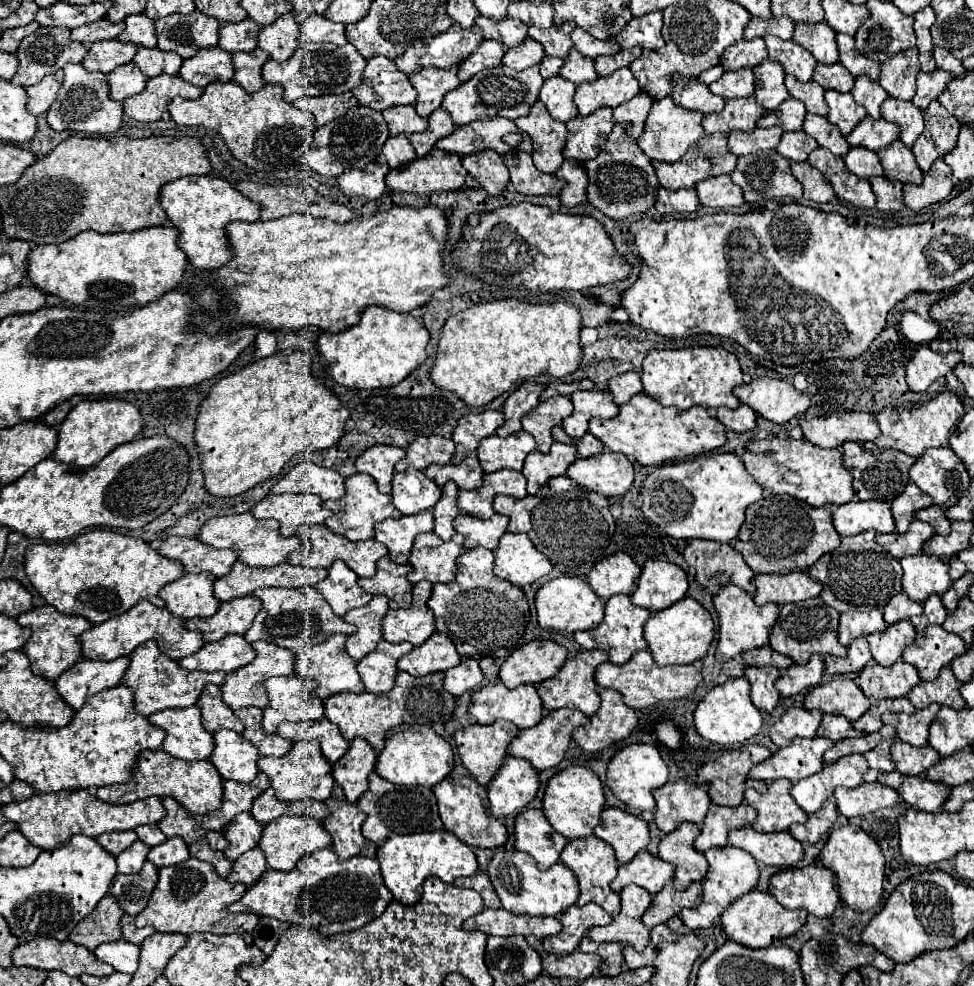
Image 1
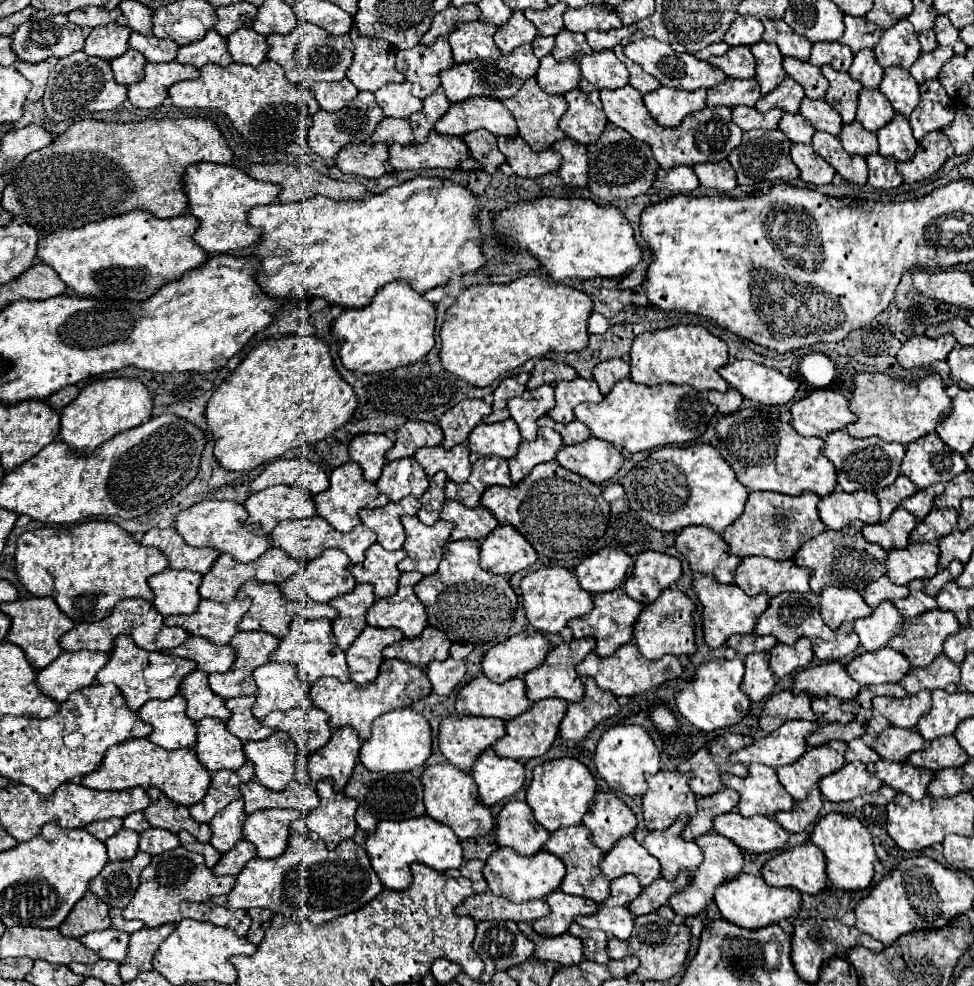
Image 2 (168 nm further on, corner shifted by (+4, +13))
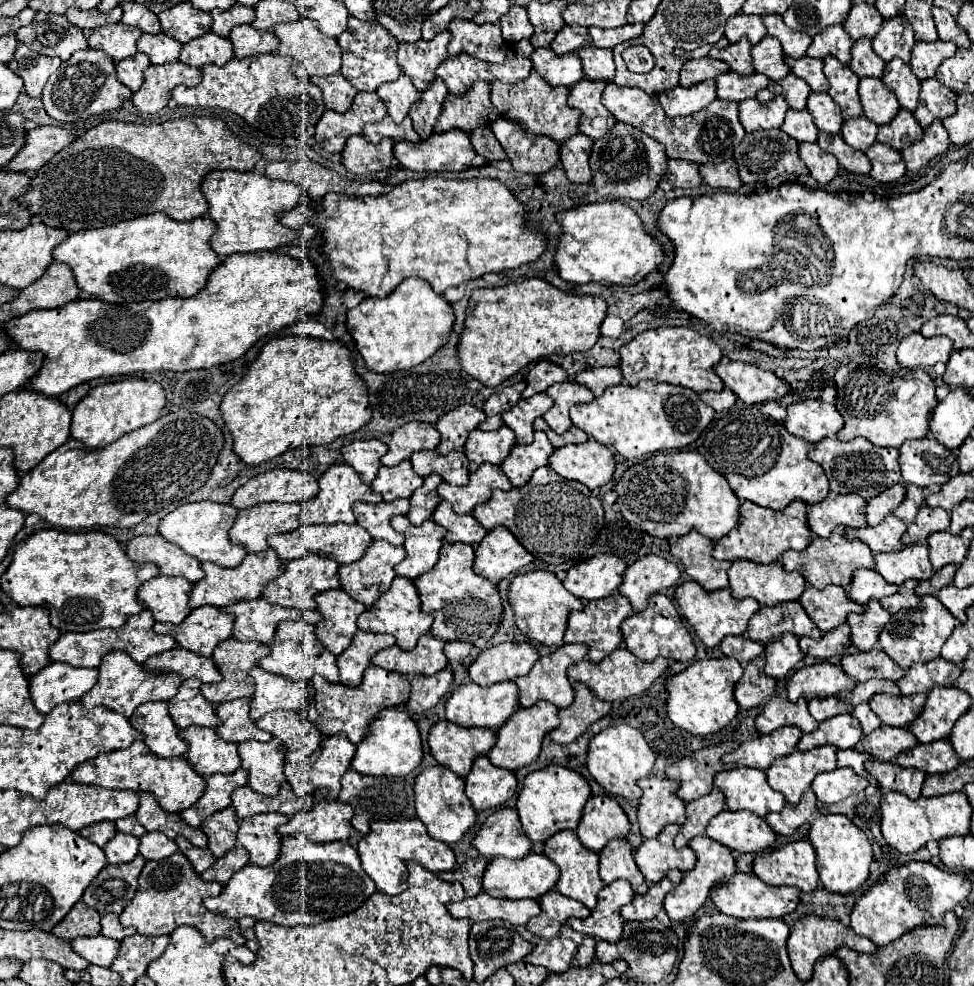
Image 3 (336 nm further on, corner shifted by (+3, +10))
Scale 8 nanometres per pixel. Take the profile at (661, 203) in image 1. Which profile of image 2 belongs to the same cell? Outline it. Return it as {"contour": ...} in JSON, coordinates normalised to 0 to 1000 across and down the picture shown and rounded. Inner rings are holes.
{"contour":[[[692,168],[688,172],[676,172],[676,193],[688,193],[692,197],[706,197],[713,191],[717,191],[717,178],[713,178],[713,172],[708,168]]]}

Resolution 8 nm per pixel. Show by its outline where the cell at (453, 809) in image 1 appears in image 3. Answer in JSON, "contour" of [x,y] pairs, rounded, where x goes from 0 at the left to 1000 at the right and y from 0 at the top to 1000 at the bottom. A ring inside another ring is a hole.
{"contour":[[[455,776],[438,778],[426,790],[426,818],[428,829],[436,835],[440,847],[449,853],[459,857],[471,855],[482,841],[490,835],[490,823],[484,818],[482,810],[477,808],[477,792],[475,788],[467,786],[463,780]]]}

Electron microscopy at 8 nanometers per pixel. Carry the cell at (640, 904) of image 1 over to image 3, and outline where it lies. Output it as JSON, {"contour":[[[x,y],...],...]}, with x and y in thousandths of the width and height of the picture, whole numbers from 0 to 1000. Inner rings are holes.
{"contour":[[[636,891],[627,898],[621,898],[615,904],[613,920],[607,924],[601,932],[584,932],[584,940],[588,940],[594,946],[603,946],[607,950],[615,950],[625,956],[636,956],[640,948],[640,932],[638,932],[638,920],[650,914],[652,906],[648,902],[648,896]]]}

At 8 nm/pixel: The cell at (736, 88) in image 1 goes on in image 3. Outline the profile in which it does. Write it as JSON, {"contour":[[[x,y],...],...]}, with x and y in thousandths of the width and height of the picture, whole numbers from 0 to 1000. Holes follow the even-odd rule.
{"contour":[[[761,40],[761,44],[753,44],[746,50],[730,50],[728,58],[744,62],[751,72],[759,76],[771,76],[773,66],[771,66],[771,44],[767,40]]]}

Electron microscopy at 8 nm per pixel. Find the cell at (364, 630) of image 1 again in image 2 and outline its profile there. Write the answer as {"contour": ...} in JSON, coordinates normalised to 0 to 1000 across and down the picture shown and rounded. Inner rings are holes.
{"contour":[[[366,592],[363,600],[339,609],[339,615],[347,619],[347,627],[341,631],[341,641],[351,659],[357,659],[366,645],[376,637],[376,619],[384,609],[386,604],[380,592]]]}

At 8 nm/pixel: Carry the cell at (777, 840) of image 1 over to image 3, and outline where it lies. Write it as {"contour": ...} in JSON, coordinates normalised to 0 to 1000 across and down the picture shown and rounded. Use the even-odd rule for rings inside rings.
{"contour":[[[740,823],[728,833],[724,847],[759,865],[783,865],[798,853],[787,833],[769,823]]]}

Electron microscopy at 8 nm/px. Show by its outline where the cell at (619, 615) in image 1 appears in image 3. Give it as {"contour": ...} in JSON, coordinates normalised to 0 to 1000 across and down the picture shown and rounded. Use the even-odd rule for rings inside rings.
{"contour":[[[631,601],[625,603],[621,608],[611,608],[605,610],[601,614],[601,618],[597,620],[588,620],[584,624],[584,632],[582,632],[582,640],[580,640],[580,652],[599,652],[605,656],[605,668],[607,670],[617,670],[619,666],[627,664],[640,650],[640,642],[638,642],[638,632],[640,628],[644,628],[648,622],[652,622],[652,618],[648,616],[646,608],[642,608],[640,603]]]}

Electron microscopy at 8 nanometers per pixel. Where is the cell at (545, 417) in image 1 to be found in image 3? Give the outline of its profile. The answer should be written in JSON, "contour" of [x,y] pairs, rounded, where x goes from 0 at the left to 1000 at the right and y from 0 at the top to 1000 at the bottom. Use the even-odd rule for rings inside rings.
{"contour":[[[551,399],[543,405],[535,405],[529,413],[516,419],[516,427],[531,441],[531,449],[543,451],[547,447],[547,427],[568,413],[568,405],[562,399]]]}

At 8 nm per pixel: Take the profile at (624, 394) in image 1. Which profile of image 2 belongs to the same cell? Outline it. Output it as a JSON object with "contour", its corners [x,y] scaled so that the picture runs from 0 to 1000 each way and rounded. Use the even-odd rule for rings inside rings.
{"contour":[[[637,363],[622,365],[622,367],[614,369],[614,371],[610,373],[610,377],[608,377],[608,381],[610,381],[610,385],[612,385],[612,389],[616,391],[616,398],[618,398],[620,402],[628,396],[628,391],[630,391],[634,385],[643,383],[645,379],[647,379],[647,369],[645,369],[643,365],[637,365]]]}

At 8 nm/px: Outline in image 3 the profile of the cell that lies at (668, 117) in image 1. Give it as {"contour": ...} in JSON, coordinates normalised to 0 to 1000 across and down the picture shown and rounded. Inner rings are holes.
{"contour":[[[732,80],[722,82],[722,84],[707,88],[707,90],[693,88],[689,92],[681,92],[677,96],[677,104],[689,121],[720,113],[734,100],[736,98],[734,98],[734,82]]]}

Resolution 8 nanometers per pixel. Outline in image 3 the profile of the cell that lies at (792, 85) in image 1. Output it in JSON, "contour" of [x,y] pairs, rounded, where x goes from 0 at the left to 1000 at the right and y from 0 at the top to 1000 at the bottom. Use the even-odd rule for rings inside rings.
{"contour":[[[806,58],[806,66],[812,70],[812,74],[816,74],[820,80],[824,80],[835,94],[847,94],[851,92],[851,82],[845,76],[845,62],[843,60],[833,60],[833,58],[822,58],[822,60],[814,60],[814,58]]]}

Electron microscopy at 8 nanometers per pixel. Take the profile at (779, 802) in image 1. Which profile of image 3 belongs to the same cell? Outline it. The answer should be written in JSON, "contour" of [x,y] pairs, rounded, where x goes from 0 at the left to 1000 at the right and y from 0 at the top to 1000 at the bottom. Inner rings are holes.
{"contour":[[[757,778],[742,782],[734,786],[732,796],[744,804],[746,818],[751,823],[767,820],[775,827],[785,829],[787,825],[804,823],[804,818],[808,816],[806,808],[790,798],[787,786],[781,780]]]}

